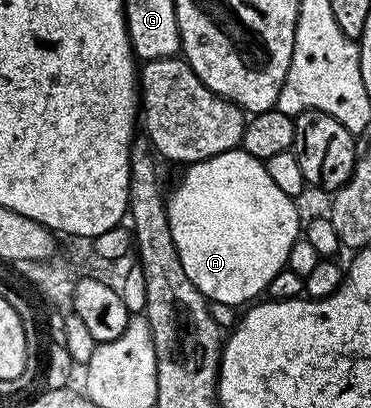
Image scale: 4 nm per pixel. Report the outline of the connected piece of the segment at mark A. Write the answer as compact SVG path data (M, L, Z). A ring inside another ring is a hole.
M241 147L224 151L212 159L187 164L185 169L186 174L179 179L174 194L169 194L166 206L180 263L184 263L188 279L192 279L211 302L245 306L266 293L266 285L284 268L294 242L299 240L300 223L298 227L295 198L284 195L268 175L265 164L245 153Z

